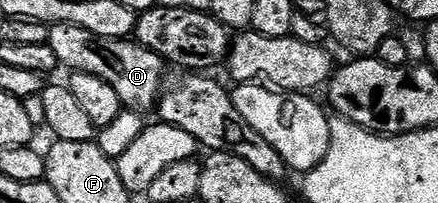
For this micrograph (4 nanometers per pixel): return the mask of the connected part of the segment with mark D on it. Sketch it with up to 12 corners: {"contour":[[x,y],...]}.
{"contour":[[50,27],[67,72],[100,77],[123,108],[153,112],[164,60],[130,39]]}

